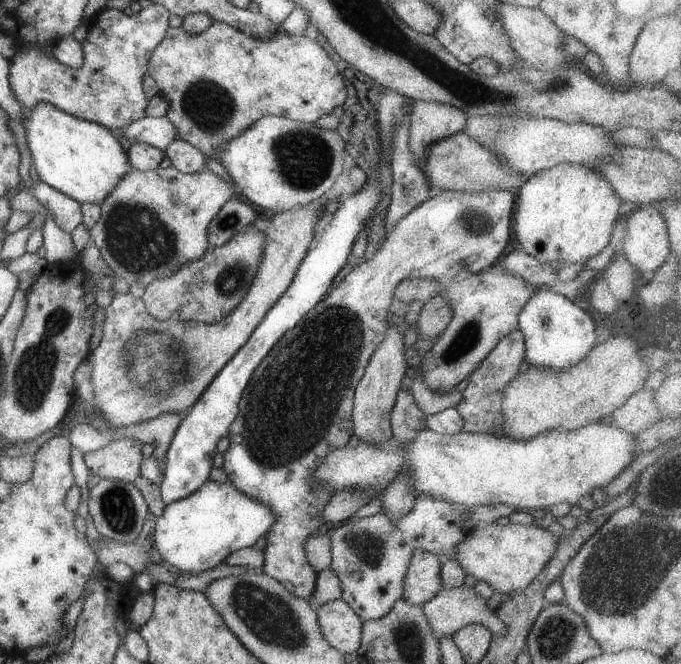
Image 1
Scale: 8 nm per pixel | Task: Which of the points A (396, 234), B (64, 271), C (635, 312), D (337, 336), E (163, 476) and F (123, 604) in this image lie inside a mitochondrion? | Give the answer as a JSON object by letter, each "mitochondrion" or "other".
{"A":"other","B":"other","C":"other","D":"mitochondrion","E":"other","F":"other"}

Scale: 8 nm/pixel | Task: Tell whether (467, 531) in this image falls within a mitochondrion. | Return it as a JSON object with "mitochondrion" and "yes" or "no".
{"mitochondrion":"no"}

